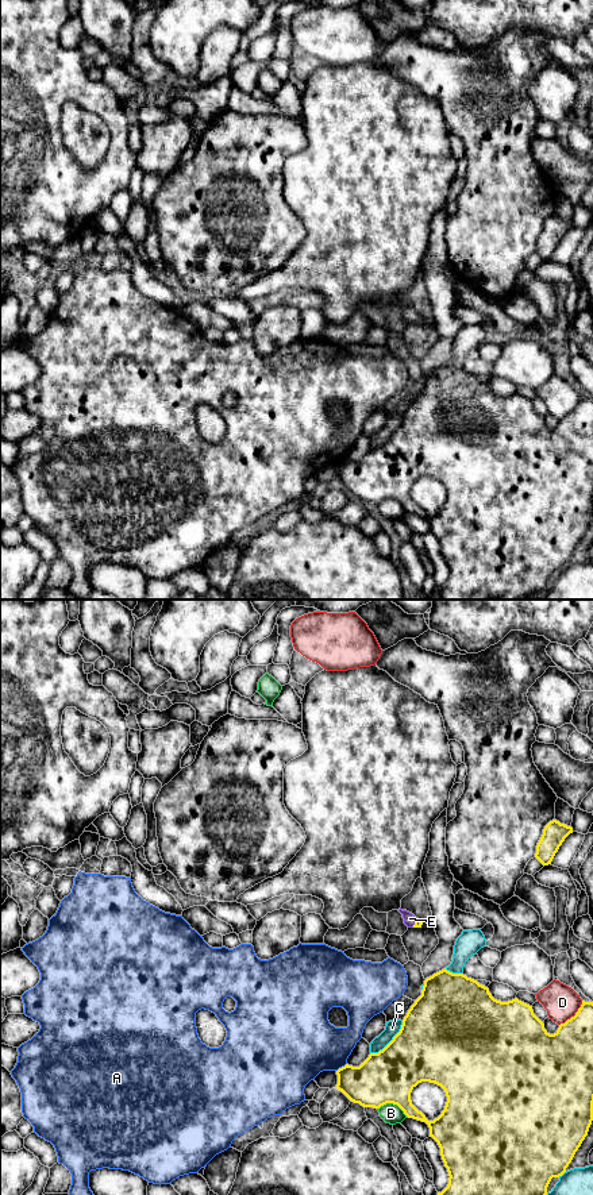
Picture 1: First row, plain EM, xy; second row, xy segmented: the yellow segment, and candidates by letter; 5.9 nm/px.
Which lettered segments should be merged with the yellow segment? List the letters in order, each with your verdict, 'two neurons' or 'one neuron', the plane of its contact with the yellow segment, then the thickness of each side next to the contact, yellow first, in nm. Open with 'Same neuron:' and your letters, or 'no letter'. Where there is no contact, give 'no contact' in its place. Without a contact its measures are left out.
Same neuron: E
A: two neurons; meets yellow in xy; 300 nm thick on the yellow side, 380 nm on the other
B: two neurons; meets yellow in xy; 320 nm thick on the yellow side, 120 nm on the other
C: two neurons; meets yellow in xy; 440 nm thick on the yellow side, 90 nm on the other
D: two neurons; meets yellow in xy; 320 nm thick on the yellow side, 200 nm on the other
E: one neuron; meets yellow in xy; 50 nm thick on the yellow side, 70 nm on the other

